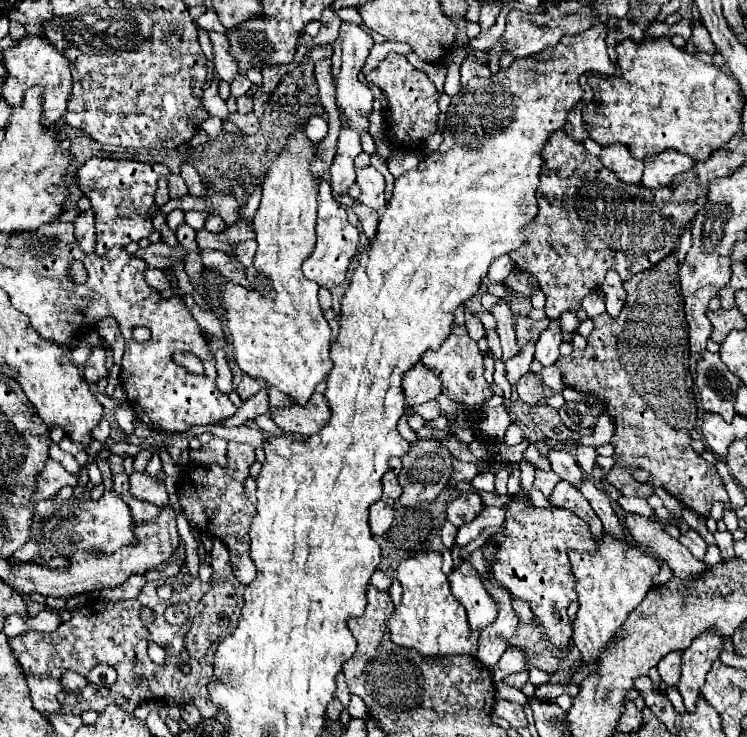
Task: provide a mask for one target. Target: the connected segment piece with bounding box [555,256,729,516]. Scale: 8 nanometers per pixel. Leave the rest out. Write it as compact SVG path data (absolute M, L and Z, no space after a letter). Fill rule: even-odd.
M675 256L665 258L655 268L635 274L631 280L625 282L627 302L625 308L619 312L617 320L609 318L604 312L592 318L595 330L587 336L587 348L577 353L575 349L571 355L559 358L555 366L561 370L565 386L581 392L593 394L605 404L605 412L615 420L615 434L611 444L615 446L615 466L625 470L611 470L607 474L607 482L621 490L625 496L639 496L649 498L655 488L665 488L669 494L677 496L687 508L695 510L701 516L707 516L713 502L729 502L725 492L723 480L717 474L717 468L703 460L691 448L691 430L697 424L697 406L693 396L693 380L689 372L689 340L687 340L687 320L683 312L683 298L679 288L679 274L677 274L677 260ZM633 470L645 470L651 474L649 482L637 482Z

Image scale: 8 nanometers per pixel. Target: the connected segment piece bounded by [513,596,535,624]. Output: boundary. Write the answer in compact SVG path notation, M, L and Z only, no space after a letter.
M513 596L513 608L515 608L515 612L519 614L519 620L521 620L521 622L531 624L531 622L535 620L535 616L533 616L531 608L529 608L529 606L527 606L523 600L519 600L517 596Z

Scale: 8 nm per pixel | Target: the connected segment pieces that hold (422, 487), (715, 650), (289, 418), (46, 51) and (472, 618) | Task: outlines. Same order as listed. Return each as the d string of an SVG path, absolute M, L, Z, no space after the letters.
M417 438L415 442L411 442L409 452L401 458L403 460L403 468L399 472L399 484L403 488L403 494L399 496L399 504L405 508L423 504L423 502L433 502L449 484L451 480L451 452L433 442L433 440L425 440L425 438Z
M705 630L683 652L683 672L681 672L681 680L677 688L683 696L687 712L695 708L697 696L705 684L705 676L709 668L713 666L713 660L717 660L723 652L723 640L725 638L721 638L721 634L713 630Z
M313 394L307 402L307 408L293 404L287 410L275 410L273 420L283 432L301 432L305 436L313 436L321 430L331 416L331 408L323 394Z
M23 36L15 46L3 50L3 60L9 76L3 84L1 98L5 98L9 106L17 106L21 104L25 92L31 86L41 86L43 88L43 122L55 124L65 114L67 98L69 98L69 92L73 90L73 76L71 76L73 64L69 64L69 58L59 54L45 36Z
M463 564L461 568L449 574L449 586L457 602L467 610L471 630L487 628L497 618L497 604L483 588L475 568L471 564Z

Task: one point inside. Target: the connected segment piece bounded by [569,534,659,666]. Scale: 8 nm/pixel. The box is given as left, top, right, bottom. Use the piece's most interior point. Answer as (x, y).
(611, 583)

